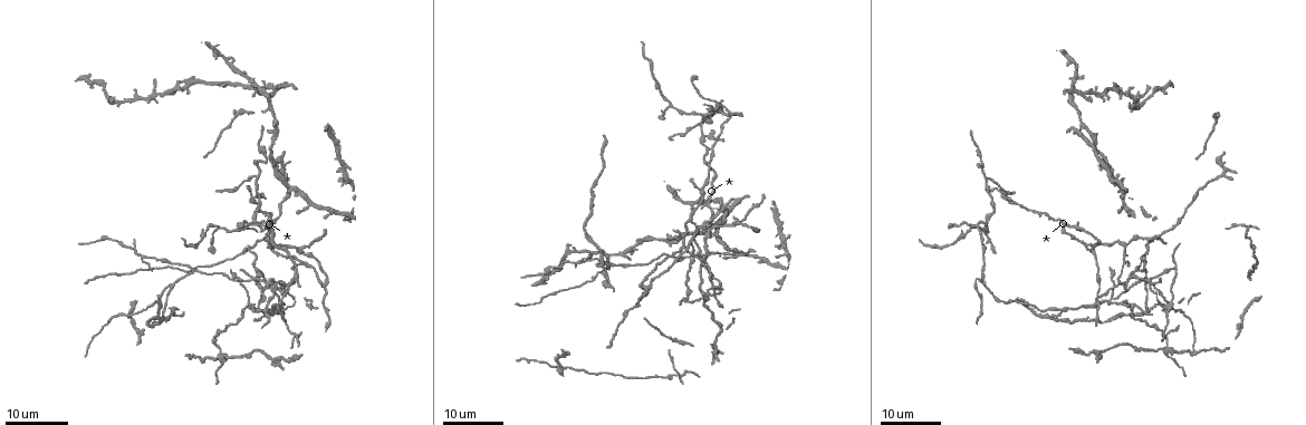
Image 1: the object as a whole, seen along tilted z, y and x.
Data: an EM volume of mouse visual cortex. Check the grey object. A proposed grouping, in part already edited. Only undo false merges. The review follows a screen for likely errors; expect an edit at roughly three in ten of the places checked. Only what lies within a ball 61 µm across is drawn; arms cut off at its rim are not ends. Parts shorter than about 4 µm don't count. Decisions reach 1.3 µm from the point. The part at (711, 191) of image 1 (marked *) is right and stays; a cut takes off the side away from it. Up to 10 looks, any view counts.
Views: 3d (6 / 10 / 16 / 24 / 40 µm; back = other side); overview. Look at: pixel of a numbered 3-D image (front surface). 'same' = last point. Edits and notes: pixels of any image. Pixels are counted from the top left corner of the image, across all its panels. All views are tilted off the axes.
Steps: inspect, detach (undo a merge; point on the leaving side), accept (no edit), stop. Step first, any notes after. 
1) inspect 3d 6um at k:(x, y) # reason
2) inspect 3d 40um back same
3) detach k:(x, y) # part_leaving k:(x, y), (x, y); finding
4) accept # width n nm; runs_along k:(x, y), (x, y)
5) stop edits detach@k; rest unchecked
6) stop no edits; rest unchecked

inspect 3d 16um at 1:(1090, 247) # four-way junction

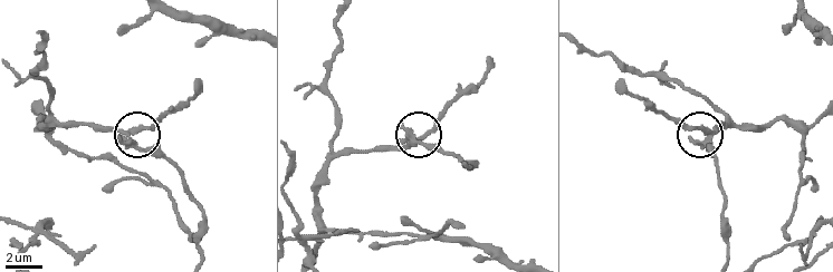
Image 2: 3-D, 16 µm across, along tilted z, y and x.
inspect 3d 10um at 2:(132, 136)

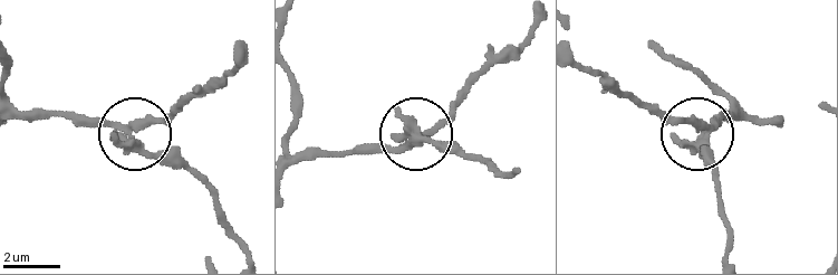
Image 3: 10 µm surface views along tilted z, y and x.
accept # runs_along 3:(17, 106), (131, 130), (182, 112); all the same cell

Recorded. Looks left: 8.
inspect 3d 16um at 1:(1122, 247) # branch point

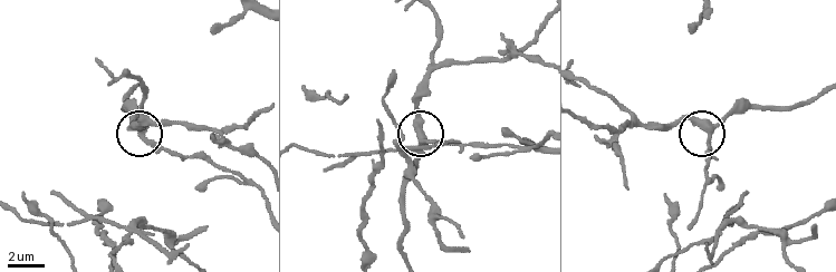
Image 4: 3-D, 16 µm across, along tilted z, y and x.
inspect 3d 6um at 4:(708, 134)

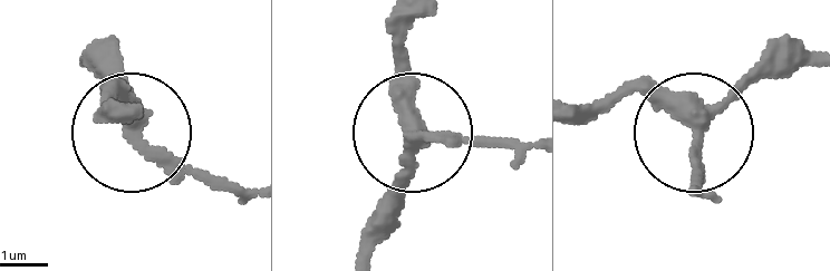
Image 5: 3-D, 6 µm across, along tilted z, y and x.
accept # runs_along 5:(119, 102), (112, 89), (143, 138), (223, 182); one cell here

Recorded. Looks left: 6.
inspect 3d 16um at 1:(304, 262) # two arms in line, one across

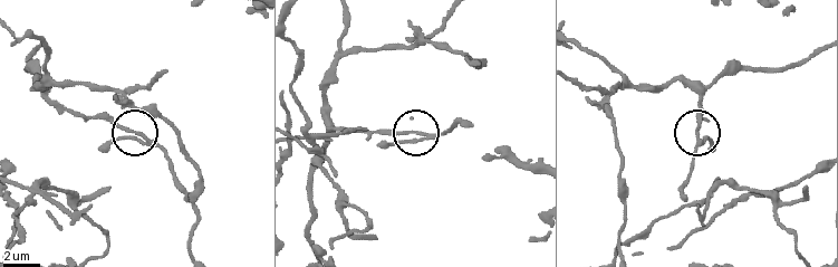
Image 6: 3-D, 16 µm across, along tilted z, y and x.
inspect 3d 10um at 6:(696, 128) # closer look

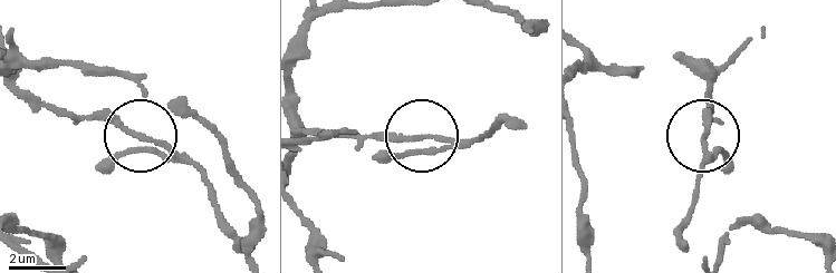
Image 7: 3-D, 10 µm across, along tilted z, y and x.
accept # arms 3; runs_along 7:(23, 90), (82, 114), (117, 116), (174, 149), (215, 191); one cell here

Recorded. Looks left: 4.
inspect 3d 24um at 1:(985, 176) # three-way junction

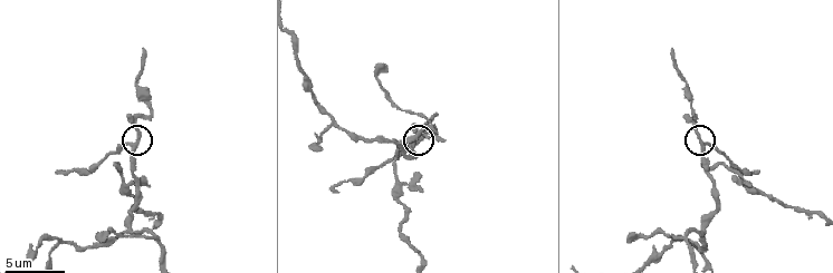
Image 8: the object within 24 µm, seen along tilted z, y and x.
inspect 3d 10um at 8:(701, 142)

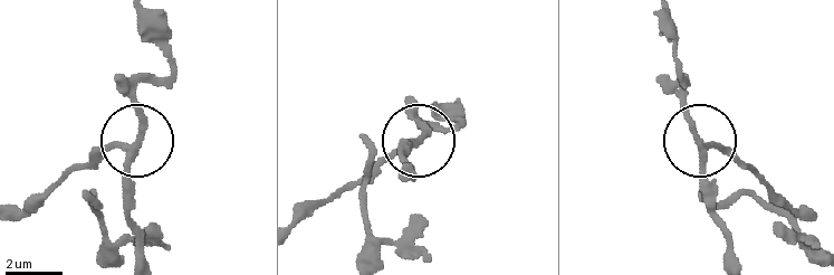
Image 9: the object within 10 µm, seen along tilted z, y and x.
inspect 3d 6um at 9:(699, 145)

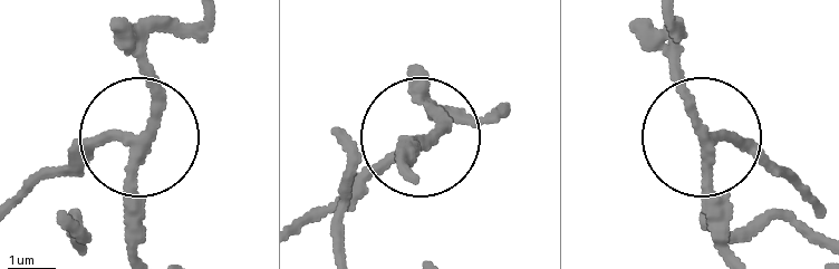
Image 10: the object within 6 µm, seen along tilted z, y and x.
accept # arms 3; runs_along 10:(819, 248), (771, 220), (719, 228), (705, 140), (792, 172); all the same cell

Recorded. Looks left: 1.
stop no edits; rest unchecked

